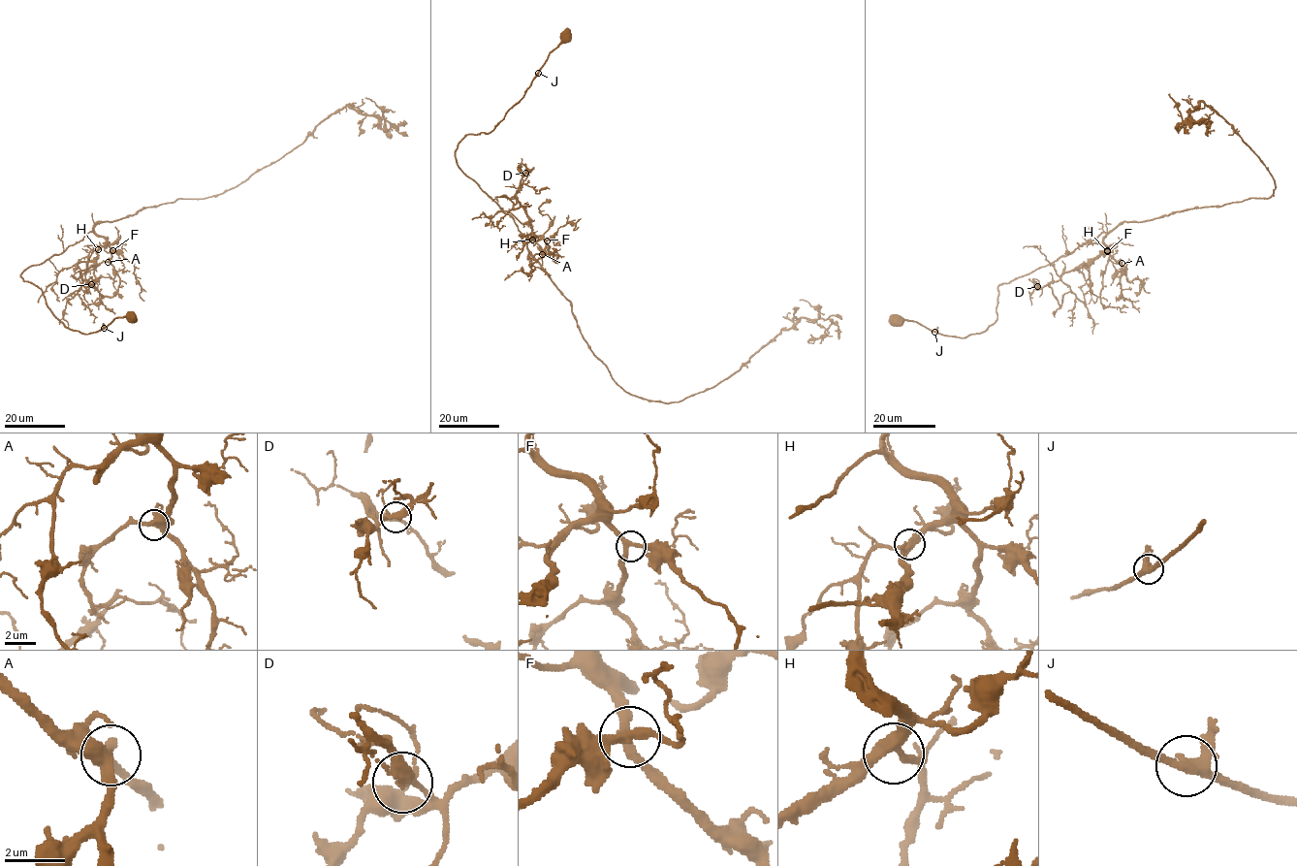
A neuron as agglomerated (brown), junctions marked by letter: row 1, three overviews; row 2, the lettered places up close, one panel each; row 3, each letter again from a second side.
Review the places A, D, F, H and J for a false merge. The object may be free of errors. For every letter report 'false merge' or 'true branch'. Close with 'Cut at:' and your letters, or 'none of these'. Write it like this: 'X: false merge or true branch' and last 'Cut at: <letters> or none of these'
A: true branch
D: true branch
F: true branch
H: true branch
J: true branch
Cut at: none of these

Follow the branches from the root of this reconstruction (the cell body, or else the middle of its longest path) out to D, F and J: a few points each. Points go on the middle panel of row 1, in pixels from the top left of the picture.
D: (566, 34), (496, 126), (467, 134), (455, 153), (459, 168), (522, 233), (538, 240), (516, 198), (526, 173)
F: (566, 34), (496, 126), (489, 133), (467, 134), (455, 153), (459, 168), (522, 233), (547, 240)
J: (566, 34), (561, 35), (561, 42), (537, 73)

